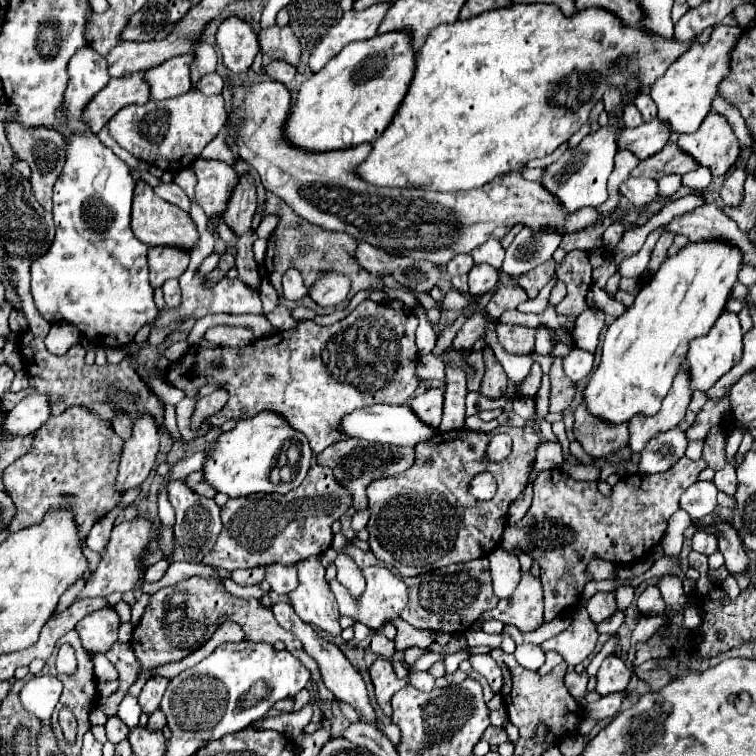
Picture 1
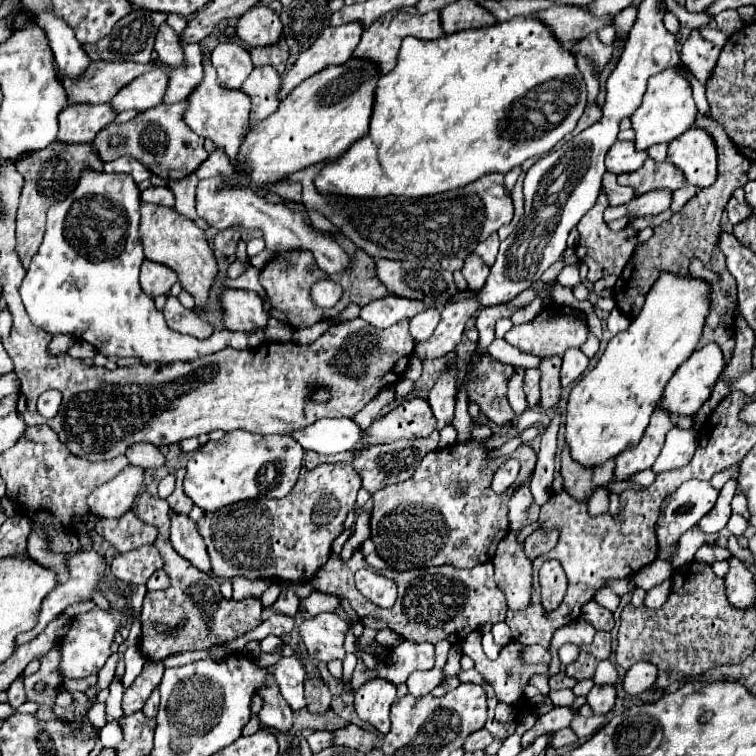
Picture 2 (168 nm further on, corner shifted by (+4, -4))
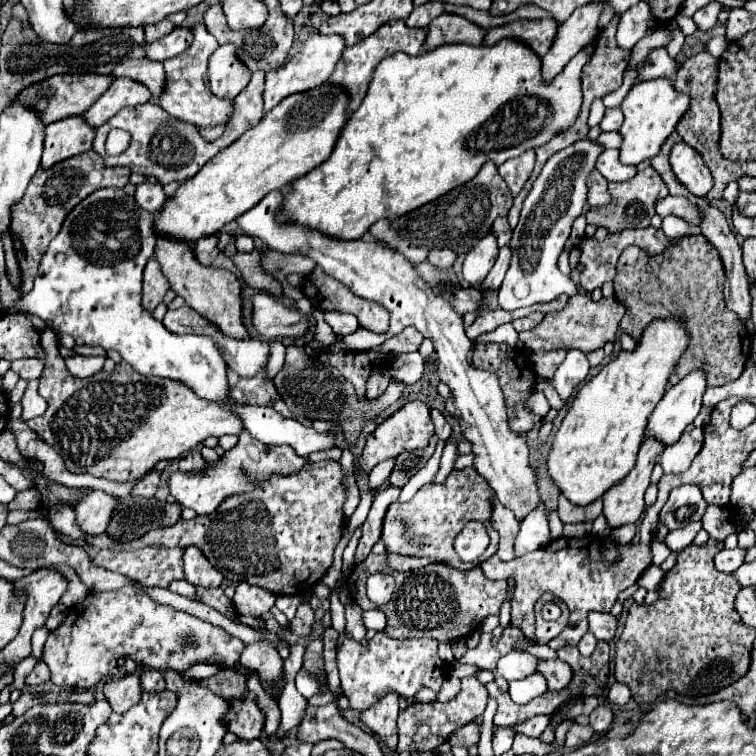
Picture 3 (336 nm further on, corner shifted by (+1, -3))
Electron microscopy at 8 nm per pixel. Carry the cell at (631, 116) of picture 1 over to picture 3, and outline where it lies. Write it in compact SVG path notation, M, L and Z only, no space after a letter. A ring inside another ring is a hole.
M618 107L616 109L606 109L604 119L600 121L600 131L618 131L622 121L624 121L624 115Z

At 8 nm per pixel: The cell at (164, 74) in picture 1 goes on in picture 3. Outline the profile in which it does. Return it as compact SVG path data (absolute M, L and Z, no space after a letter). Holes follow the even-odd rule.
M126 77L114 79L112 85L96 99L96 103L82 113L84 121L92 127L100 127L104 121L108 121L112 115L116 115L124 107L136 107L150 99L152 95L148 89L136 81L130 81Z

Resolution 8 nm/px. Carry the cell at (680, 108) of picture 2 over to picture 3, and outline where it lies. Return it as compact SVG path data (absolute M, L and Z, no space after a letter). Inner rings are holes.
M666 77L636 83L620 105L620 109L624 113L624 123L618 129L618 133L622 135L620 163L638 165L644 159L652 159L660 151L660 147L668 139L668 135L676 129L676 123L688 109L688 103L690 103L688 95L678 93Z

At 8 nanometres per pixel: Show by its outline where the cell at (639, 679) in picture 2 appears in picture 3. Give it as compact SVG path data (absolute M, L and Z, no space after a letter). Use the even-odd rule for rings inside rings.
M615 682L609 689L608 699L611 705L622 707L630 701L630 689L624 683Z

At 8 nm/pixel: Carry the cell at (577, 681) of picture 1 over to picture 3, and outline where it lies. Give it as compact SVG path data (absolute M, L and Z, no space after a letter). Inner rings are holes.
M540 659L538 665L536 665L536 671L546 677L546 683L548 683L550 691L564 689L572 679L570 665L560 661L560 659Z

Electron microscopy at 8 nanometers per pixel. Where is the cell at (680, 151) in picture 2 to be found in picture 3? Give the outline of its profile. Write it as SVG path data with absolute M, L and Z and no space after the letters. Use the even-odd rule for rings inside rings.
M678 141L670 153L670 165L672 165L676 179L692 195L706 197L706 193L712 189L714 179L712 179L708 167L704 165L704 159L694 149L690 149L690 145Z

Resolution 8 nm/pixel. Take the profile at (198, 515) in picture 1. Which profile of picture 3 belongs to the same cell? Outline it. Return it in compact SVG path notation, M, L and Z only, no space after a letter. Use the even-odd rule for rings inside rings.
M196 547L184 549L184 573L188 583L192 583L194 587L206 587L206 589L220 587L224 579L222 573L216 571Z

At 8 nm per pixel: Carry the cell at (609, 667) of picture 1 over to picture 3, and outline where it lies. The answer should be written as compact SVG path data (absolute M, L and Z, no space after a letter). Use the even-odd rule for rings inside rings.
M600 705L596 707L596 711L590 715L590 727L594 729L594 733L606 733L612 725L612 719L614 719L614 713L610 709L610 705Z

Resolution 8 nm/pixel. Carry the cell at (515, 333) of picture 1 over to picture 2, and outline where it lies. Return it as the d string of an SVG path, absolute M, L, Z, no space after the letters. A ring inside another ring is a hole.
M551 304L547 308L543 308L543 314L539 314L535 320L521 324L521 326L513 326L507 334L505 340L519 348L521 352L527 354L535 354L535 356L563 356L563 352L567 348L579 348L585 340L587 340L587 322L585 322L585 314L581 310L569 308L569 306L559 306L559 304Z

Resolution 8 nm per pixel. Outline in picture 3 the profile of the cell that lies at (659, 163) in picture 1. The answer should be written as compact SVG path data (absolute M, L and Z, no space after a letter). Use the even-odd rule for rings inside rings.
M644 169L642 173L638 173L634 179L626 181L626 183L608 183L608 193L612 193L612 201L604 207L590 207L584 215L588 225L594 227L606 227L608 233L618 233L624 229L644 229L650 225L650 219L656 215L654 207L656 201L668 195L666 183L662 181L662 177L652 169Z

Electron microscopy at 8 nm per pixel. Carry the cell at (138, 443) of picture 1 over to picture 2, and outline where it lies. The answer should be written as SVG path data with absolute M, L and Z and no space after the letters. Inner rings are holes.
M129 464L117 478L105 482L95 488L87 498L87 506L93 514L101 514L103 518L119 518L135 504L141 488L143 488L145 470L141 466Z

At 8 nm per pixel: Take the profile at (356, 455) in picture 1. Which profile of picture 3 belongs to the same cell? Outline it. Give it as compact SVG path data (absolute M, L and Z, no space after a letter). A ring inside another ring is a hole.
M432 435L430 443L424 447L424 449L416 449L416 451L404 451L402 455L398 455L396 459L396 465L392 469L392 475L390 475L390 483L396 485L396 487L404 487L408 483L408 479L412 475L416 475L424 463L432 457L434 449L436 449L436 443L438 443L438 437Z

